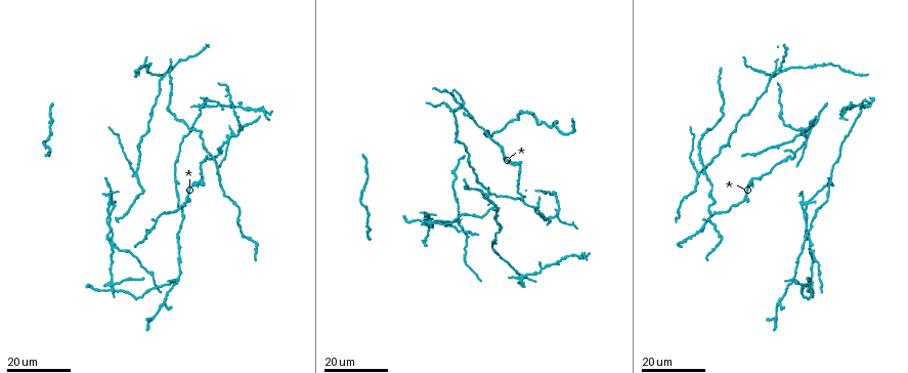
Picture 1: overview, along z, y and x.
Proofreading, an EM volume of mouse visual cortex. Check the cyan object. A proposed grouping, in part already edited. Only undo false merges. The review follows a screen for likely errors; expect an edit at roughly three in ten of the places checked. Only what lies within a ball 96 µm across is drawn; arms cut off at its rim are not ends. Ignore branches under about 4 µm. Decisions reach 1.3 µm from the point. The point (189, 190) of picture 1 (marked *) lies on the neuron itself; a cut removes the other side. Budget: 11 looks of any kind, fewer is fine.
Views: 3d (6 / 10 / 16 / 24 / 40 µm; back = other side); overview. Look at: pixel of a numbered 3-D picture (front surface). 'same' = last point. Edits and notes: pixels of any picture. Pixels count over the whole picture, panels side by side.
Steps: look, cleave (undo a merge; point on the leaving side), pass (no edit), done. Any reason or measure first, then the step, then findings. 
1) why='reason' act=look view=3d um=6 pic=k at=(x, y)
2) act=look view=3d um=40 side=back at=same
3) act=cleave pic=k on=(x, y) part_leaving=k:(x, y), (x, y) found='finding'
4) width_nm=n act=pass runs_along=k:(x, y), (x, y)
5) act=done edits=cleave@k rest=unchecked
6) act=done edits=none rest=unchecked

why='thick turns thin' act=look view=3d um=24 pic=1 at=(466, 252)

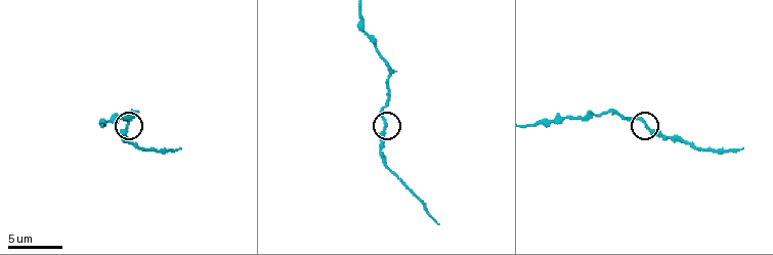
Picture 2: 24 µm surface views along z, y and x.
why='zoom in' act=look view=3d um=10 pic=2 at=(128, 129)

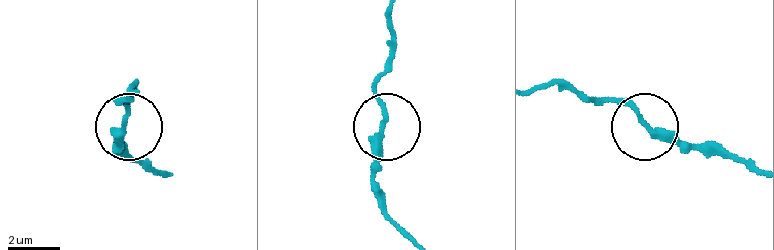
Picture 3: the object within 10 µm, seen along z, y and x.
act=look view=3d um=6 pic=3 at=(383, 127)

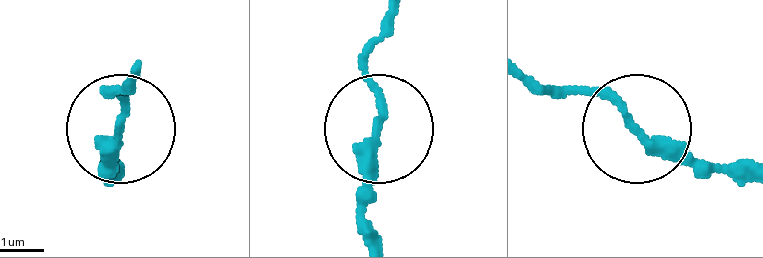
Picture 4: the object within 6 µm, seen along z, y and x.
act=pass found='one neuron here'

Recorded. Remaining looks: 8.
why='thick turns thin' act=look view=3d um=16 pic=1 at=(199, 118)

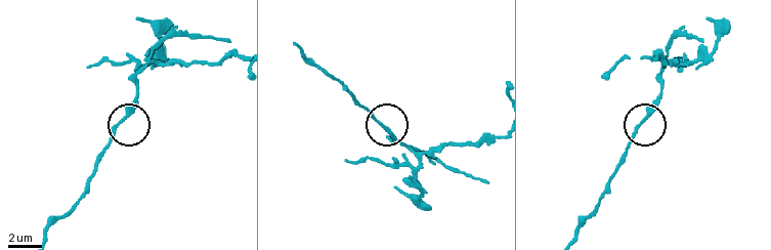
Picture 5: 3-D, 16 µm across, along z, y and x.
act=look view=3d um=10 pic=5 at=(122, 120)

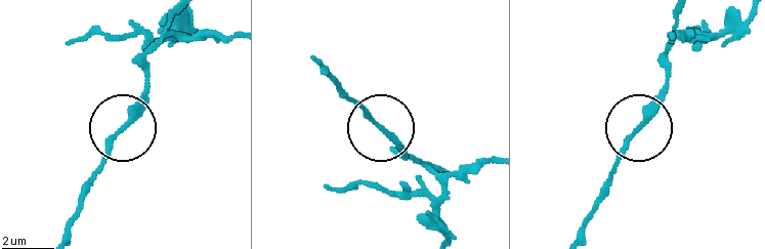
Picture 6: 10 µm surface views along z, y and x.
width_nm=200 act=pass found='all the same neuron'

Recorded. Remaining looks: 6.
why='two arms in line, one across' act=look view=3d um=16 pic=1 at=(204, 104)

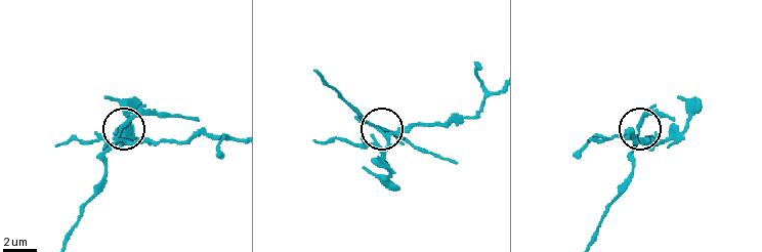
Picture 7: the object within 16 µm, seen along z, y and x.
why='closer look' act=look view=3d um=6 pic=7 at=(118, 135)

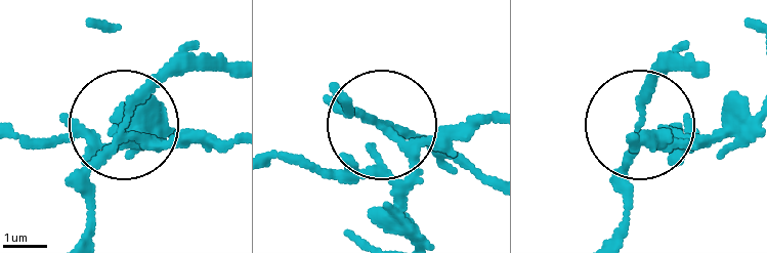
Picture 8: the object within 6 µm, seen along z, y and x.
width_nm=160 act=pass runs_along=8:(492, 119), (415, 141), (385, 126), (359, 170), (318, 174) found='one neuron here'

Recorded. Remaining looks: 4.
why='side arm on a straight run' act=look view=3d um=16 pic=1 at=(227, 140)

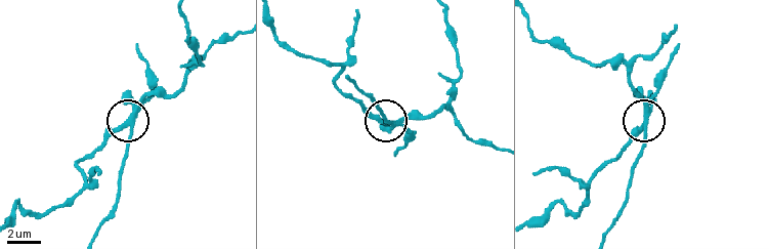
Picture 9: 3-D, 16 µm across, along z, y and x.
why='closer look' act=look view=3d um=10 pic=9 at=(131, 124)

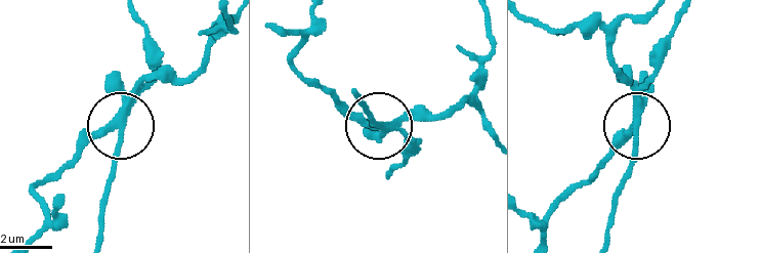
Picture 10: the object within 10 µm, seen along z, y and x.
arms=3 act=cleave pic=10 on=(113, 72) part_leaving=10:(128, 109), (101, 205), (101, 232) found='two neurons meet here'

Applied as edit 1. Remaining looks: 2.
act=done edits=cleave@10 rest=unchecked

